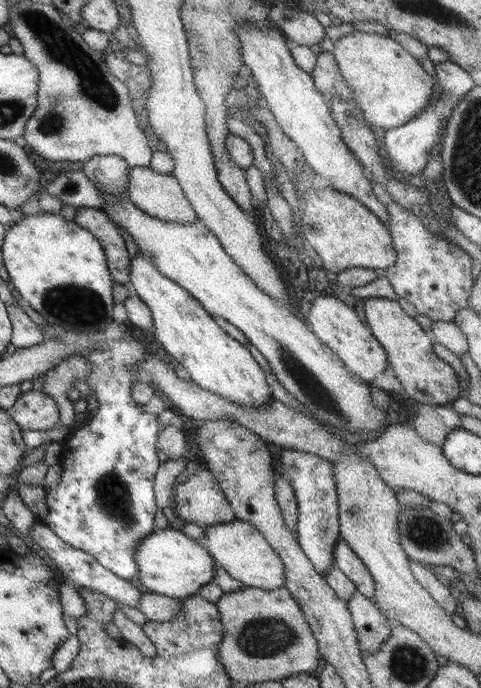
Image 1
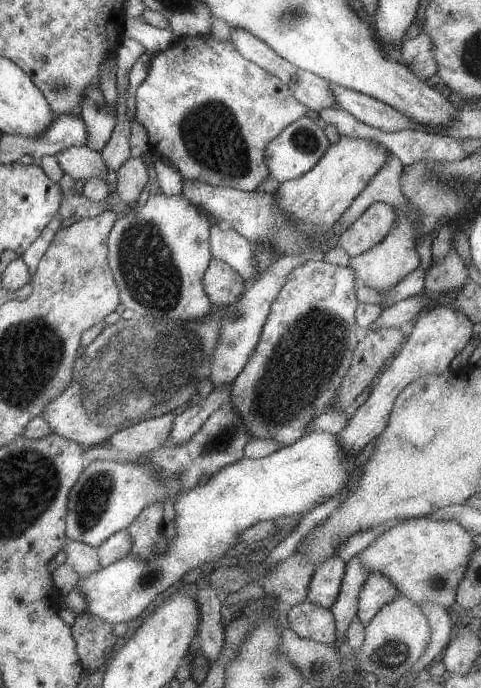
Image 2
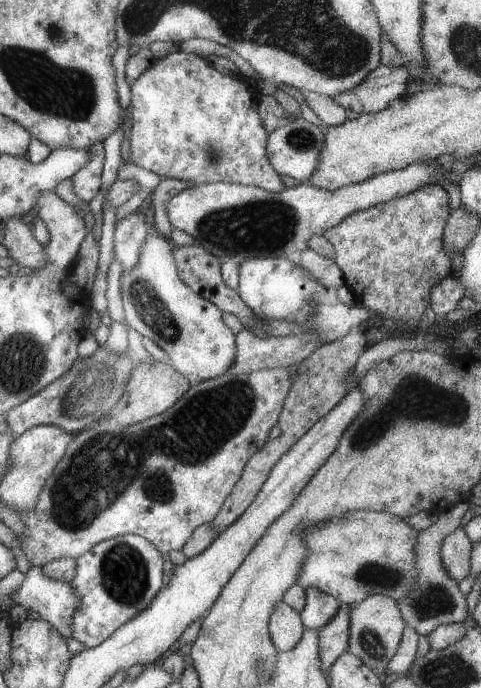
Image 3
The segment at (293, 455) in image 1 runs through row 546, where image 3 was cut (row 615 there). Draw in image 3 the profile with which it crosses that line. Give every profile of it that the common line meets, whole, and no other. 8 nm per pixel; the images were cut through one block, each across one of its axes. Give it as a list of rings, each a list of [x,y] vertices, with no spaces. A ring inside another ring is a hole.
[[[315,587],[305,588],[304,593],[305,604],[299,612],[303,628],[319,629],[330,621],[341,604]]]

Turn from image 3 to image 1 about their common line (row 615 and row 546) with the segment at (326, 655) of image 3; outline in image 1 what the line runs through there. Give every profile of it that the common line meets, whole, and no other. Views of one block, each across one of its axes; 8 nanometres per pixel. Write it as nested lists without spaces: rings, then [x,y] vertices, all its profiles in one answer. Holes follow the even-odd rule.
[[[340,537],[335,540],[331,554],[333,563],[353,583],[359,594],[373,603],[375,583],[365,565],[355,556],[349,545]]]

